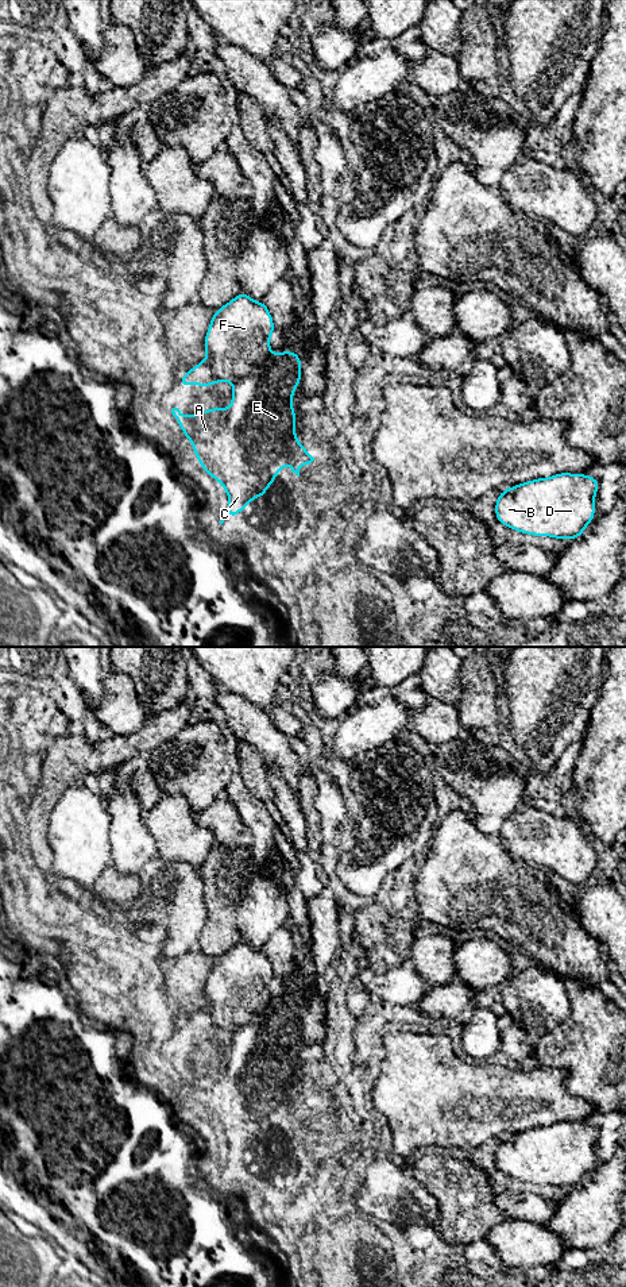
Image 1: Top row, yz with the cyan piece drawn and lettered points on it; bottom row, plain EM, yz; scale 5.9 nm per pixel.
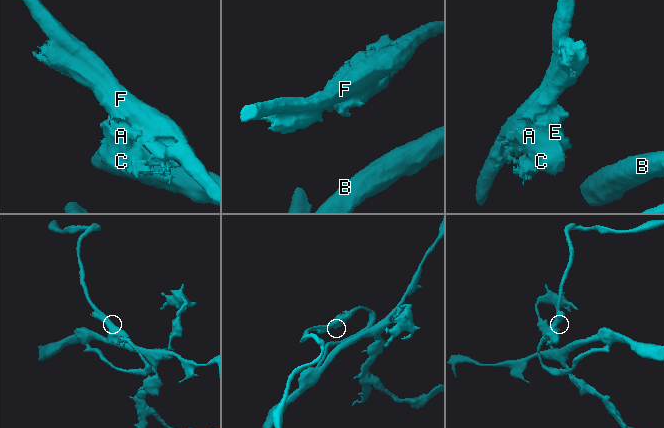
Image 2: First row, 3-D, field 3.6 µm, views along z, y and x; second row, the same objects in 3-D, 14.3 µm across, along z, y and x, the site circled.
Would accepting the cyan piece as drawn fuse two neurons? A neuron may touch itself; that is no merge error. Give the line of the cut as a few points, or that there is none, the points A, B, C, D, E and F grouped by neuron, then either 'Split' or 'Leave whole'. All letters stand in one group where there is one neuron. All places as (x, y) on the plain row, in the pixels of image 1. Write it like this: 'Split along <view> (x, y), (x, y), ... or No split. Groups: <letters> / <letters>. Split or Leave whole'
Split along yz (271, 1001), (236, 1032). Groups: A C E / B D F. Split

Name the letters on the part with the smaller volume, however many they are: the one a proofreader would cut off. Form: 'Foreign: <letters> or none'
Foreign: A, C, E

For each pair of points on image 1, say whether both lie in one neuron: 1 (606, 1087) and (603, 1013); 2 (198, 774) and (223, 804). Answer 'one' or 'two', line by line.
1: one
2: two

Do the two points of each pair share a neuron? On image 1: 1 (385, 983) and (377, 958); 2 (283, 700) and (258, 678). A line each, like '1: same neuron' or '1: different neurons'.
1: different neurons
2: different neurons

